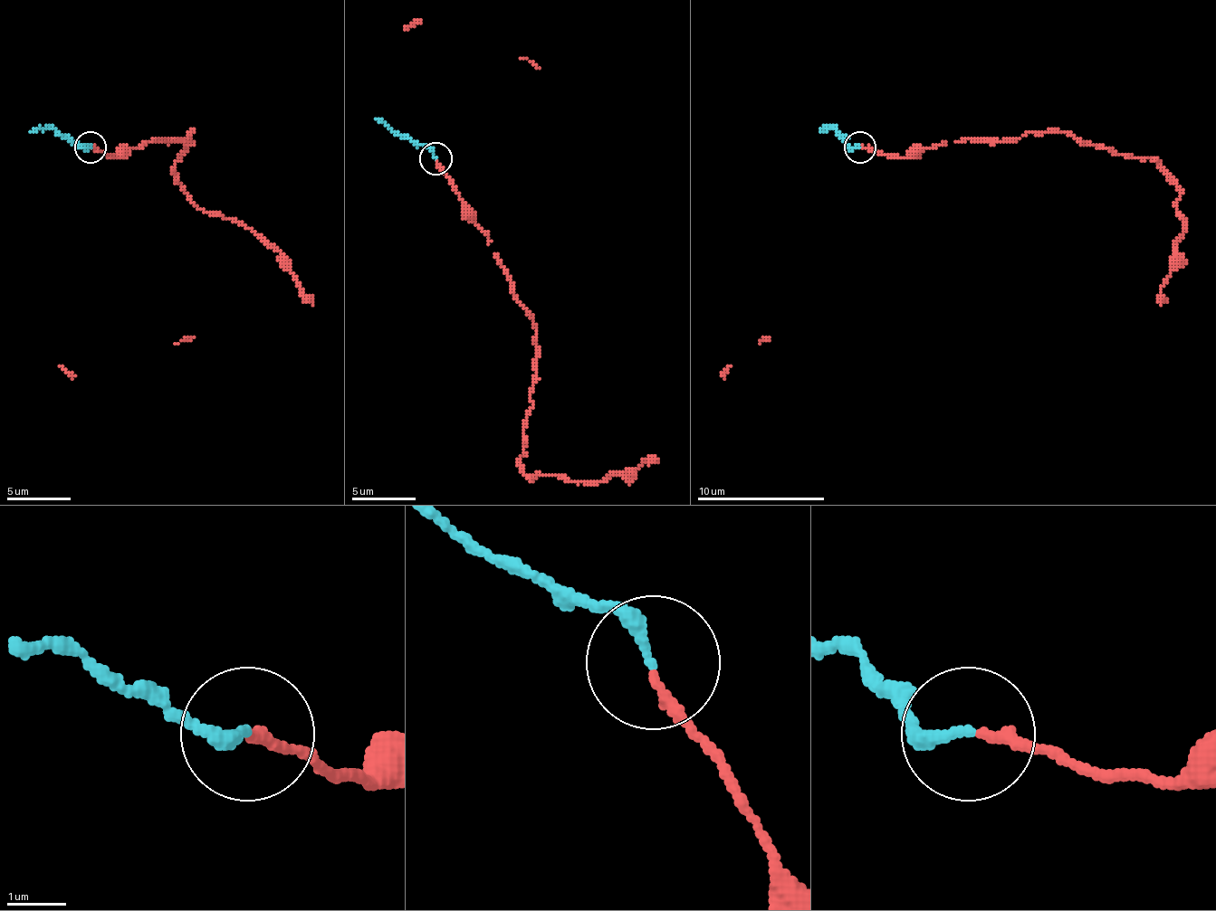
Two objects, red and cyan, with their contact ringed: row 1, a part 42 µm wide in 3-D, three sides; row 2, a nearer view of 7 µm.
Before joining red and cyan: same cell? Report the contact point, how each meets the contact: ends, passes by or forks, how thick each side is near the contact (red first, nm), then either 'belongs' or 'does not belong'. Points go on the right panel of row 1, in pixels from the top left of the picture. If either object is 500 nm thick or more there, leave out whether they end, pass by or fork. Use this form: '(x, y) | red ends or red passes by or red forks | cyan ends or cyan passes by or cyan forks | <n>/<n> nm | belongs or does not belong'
(859, 147) | red ends | cyan ends | 160/220 nm | belongs

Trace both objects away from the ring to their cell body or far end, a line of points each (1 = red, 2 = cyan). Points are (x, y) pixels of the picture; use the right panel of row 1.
1: (862, 147), (916, 157), (971, 138), (1070, 132), (1157, 164), (1180, 193), (1182, 228), (1161, 305)
2: (858, 147), (833, 128), (820, 132)

